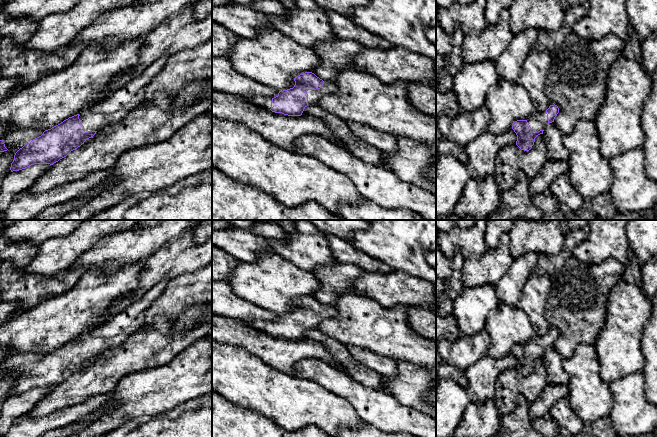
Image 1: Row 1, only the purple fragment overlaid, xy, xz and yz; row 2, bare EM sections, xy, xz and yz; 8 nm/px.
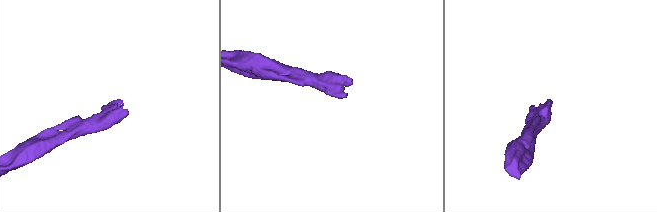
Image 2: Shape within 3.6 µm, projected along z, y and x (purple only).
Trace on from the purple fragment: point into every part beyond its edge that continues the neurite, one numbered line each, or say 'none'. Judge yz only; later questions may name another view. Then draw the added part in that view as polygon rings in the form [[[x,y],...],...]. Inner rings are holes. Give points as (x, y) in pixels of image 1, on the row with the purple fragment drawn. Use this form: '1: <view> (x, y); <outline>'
1: yz (538, 120); [[[534,110],[533,114],[527,118],[527,122],[535,132],[544,130],[548,124],[546,111]]]

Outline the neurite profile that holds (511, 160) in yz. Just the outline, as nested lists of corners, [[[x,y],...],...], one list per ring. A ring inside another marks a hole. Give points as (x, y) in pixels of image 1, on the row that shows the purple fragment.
[[[543,134],[535,138],[529,151],[521,150],[516,143],[510,144],[497,154],[495,179],[501,192],[511,189],[519,174],[524,172],[534,178],[548,161],[547,144]]]

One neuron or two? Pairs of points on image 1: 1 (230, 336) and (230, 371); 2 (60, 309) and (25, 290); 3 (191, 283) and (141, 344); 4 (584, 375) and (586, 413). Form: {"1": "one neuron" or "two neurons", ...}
{"1": "two neurons", "2": "two neurons", "3": "two neurons", "4": "one neuron"}

